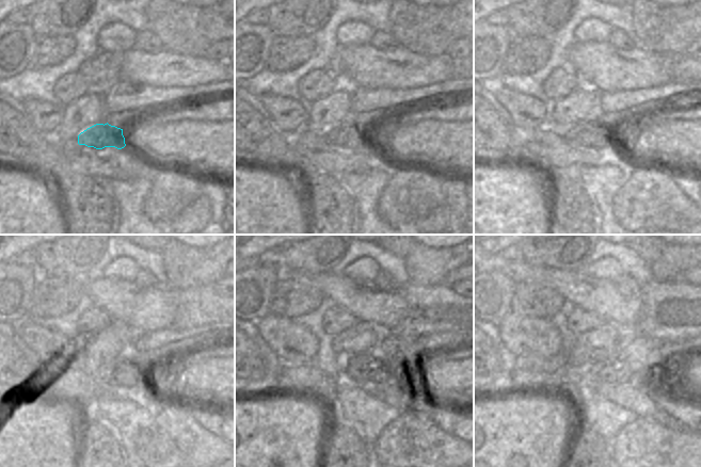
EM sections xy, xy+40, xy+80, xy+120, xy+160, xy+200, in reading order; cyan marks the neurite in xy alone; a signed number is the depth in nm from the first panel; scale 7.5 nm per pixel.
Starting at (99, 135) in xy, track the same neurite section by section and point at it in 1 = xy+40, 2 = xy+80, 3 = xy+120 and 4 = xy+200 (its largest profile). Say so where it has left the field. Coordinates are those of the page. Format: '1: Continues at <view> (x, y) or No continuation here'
1: Continues at xy+40 (346, 134)
2: Continues at xy+80 (591, 134)
3: Continues at xy+120 (120, 372)
4: Continues at xy+200 (615, 371).

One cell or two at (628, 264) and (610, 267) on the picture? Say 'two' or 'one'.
two

